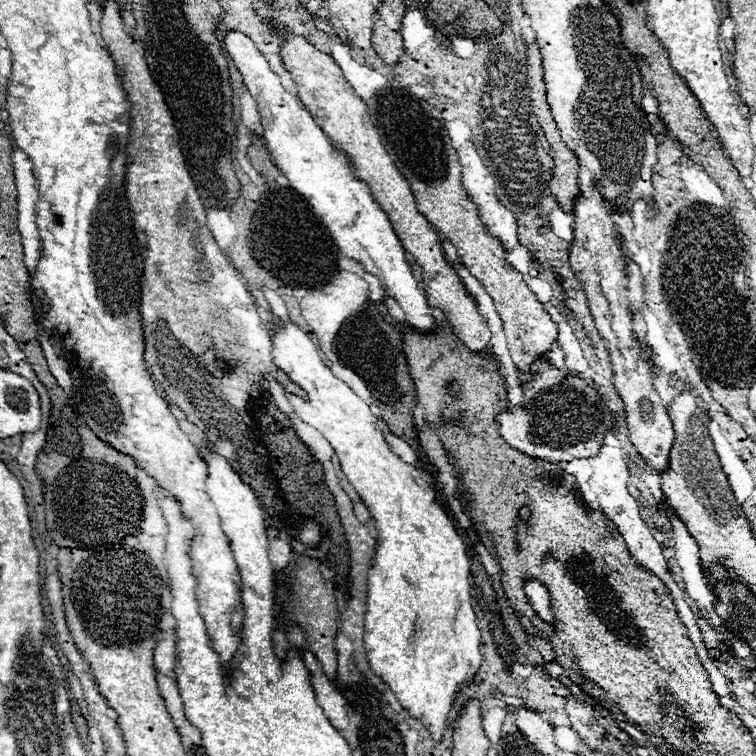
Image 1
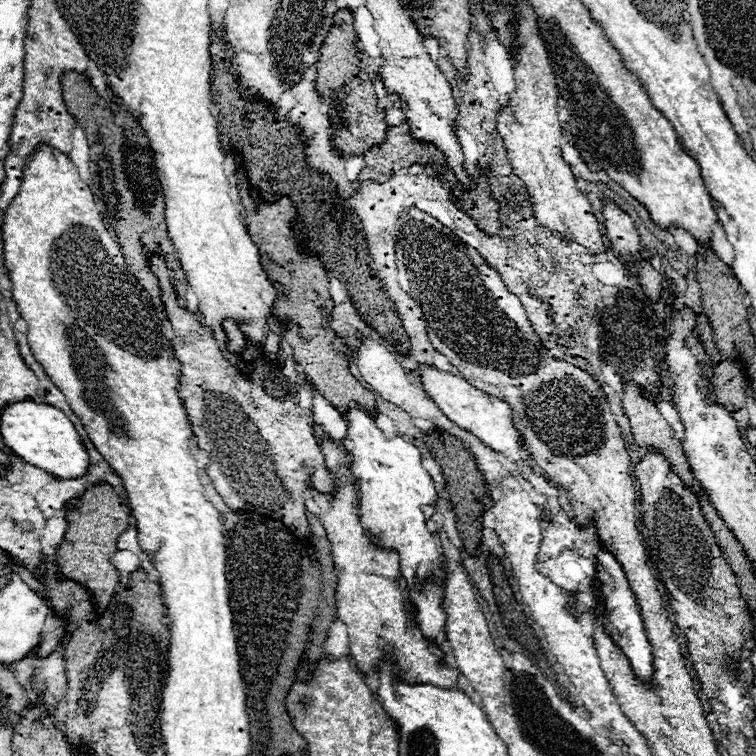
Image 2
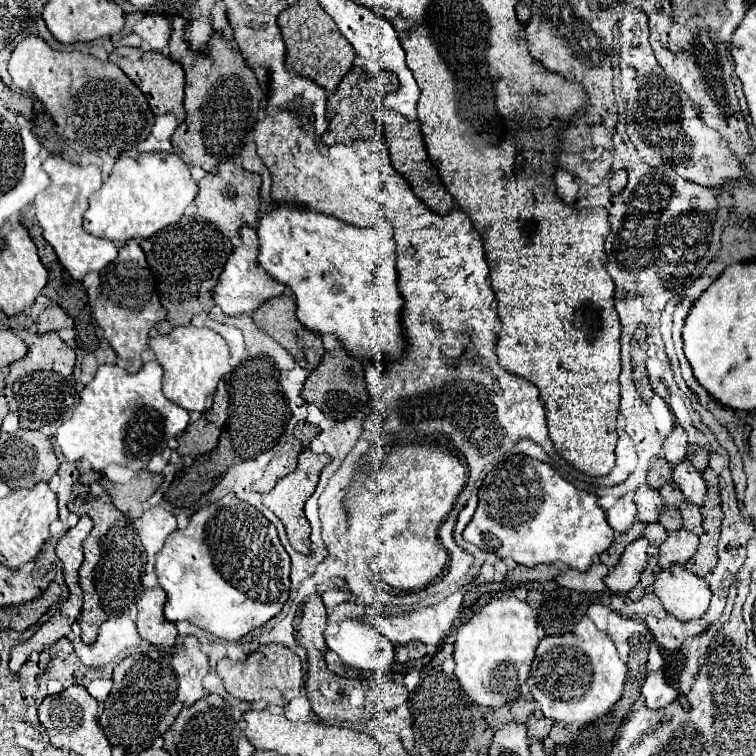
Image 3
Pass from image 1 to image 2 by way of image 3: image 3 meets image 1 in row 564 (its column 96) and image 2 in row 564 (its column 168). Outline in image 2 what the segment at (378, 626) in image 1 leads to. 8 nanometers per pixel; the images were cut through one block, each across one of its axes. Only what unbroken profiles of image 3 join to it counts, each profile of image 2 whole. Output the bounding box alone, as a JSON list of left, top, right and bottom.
[348,408,446,646]

